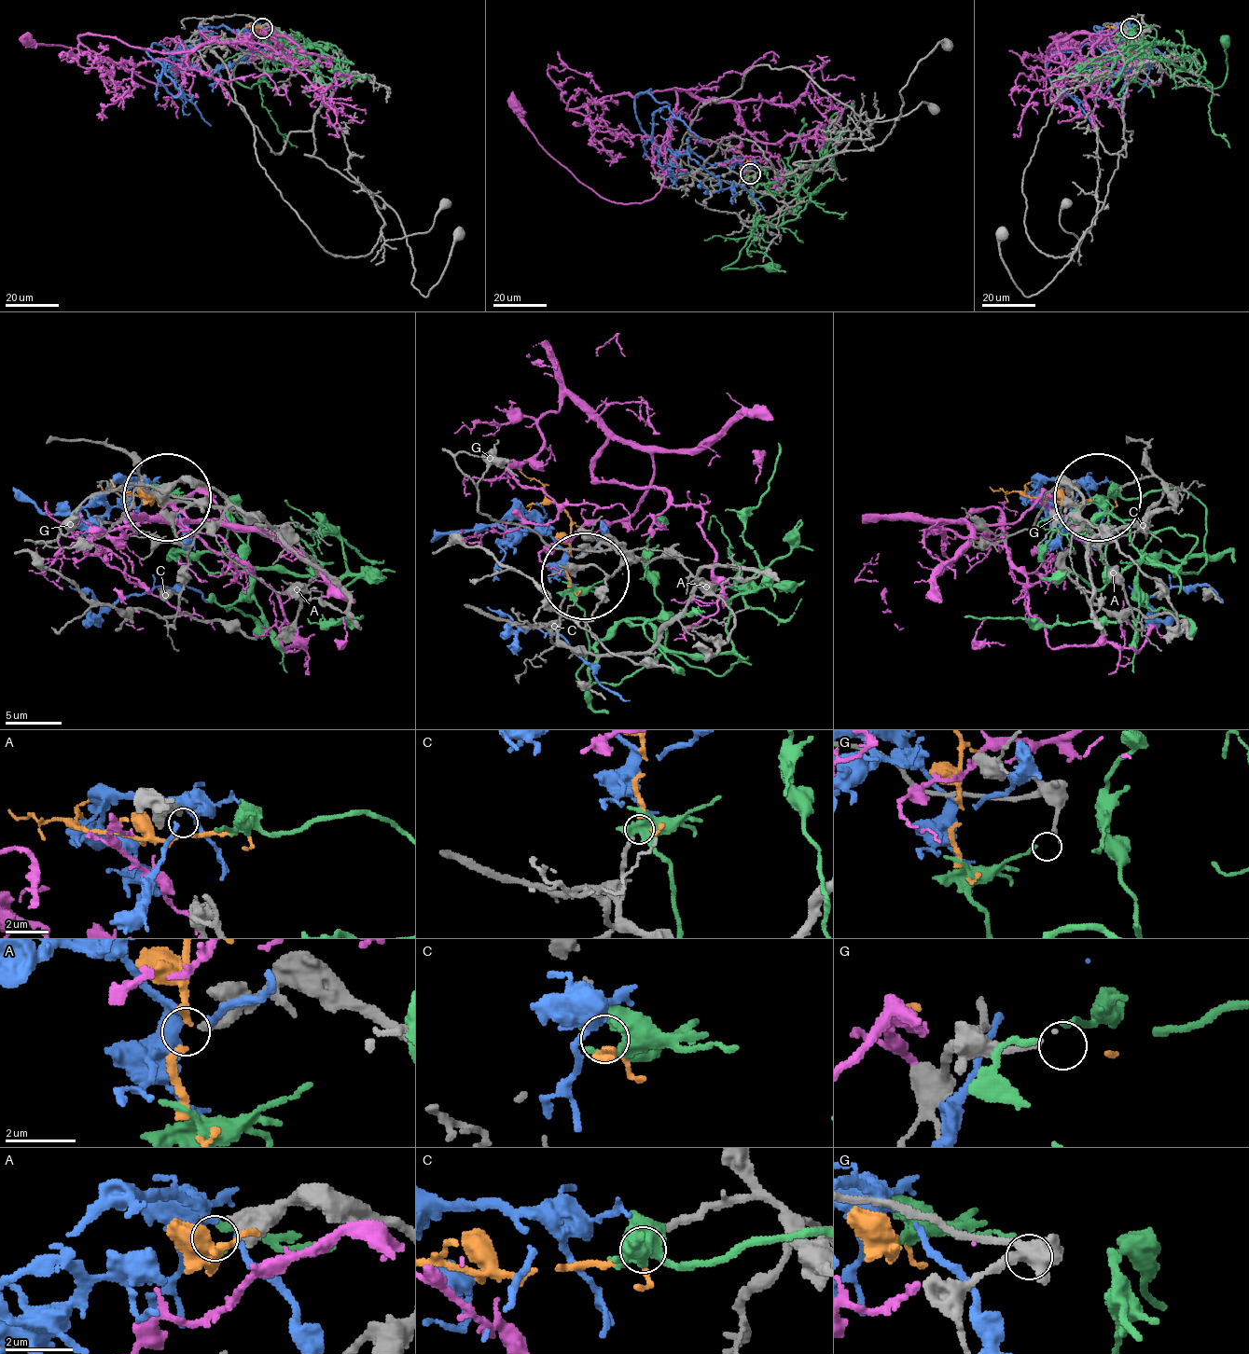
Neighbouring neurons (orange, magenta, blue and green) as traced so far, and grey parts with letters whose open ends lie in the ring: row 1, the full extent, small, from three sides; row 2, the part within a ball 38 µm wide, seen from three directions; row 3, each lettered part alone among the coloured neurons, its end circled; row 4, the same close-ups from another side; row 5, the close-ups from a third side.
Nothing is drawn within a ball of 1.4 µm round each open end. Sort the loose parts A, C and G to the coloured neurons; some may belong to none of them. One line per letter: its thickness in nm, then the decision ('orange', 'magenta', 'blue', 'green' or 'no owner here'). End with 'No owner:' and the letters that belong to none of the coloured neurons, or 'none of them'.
A: calibre 400 nm; no owner here
C: calibre 200 nm; orange
G: calibre 180 nm; no owner here
No owner: A, G

